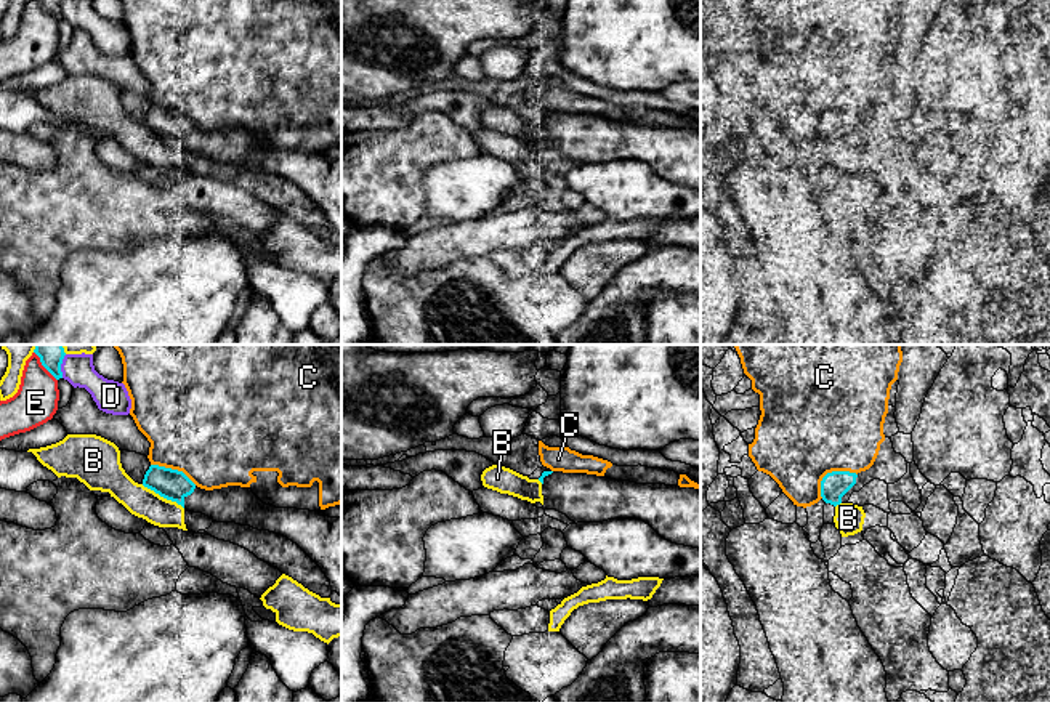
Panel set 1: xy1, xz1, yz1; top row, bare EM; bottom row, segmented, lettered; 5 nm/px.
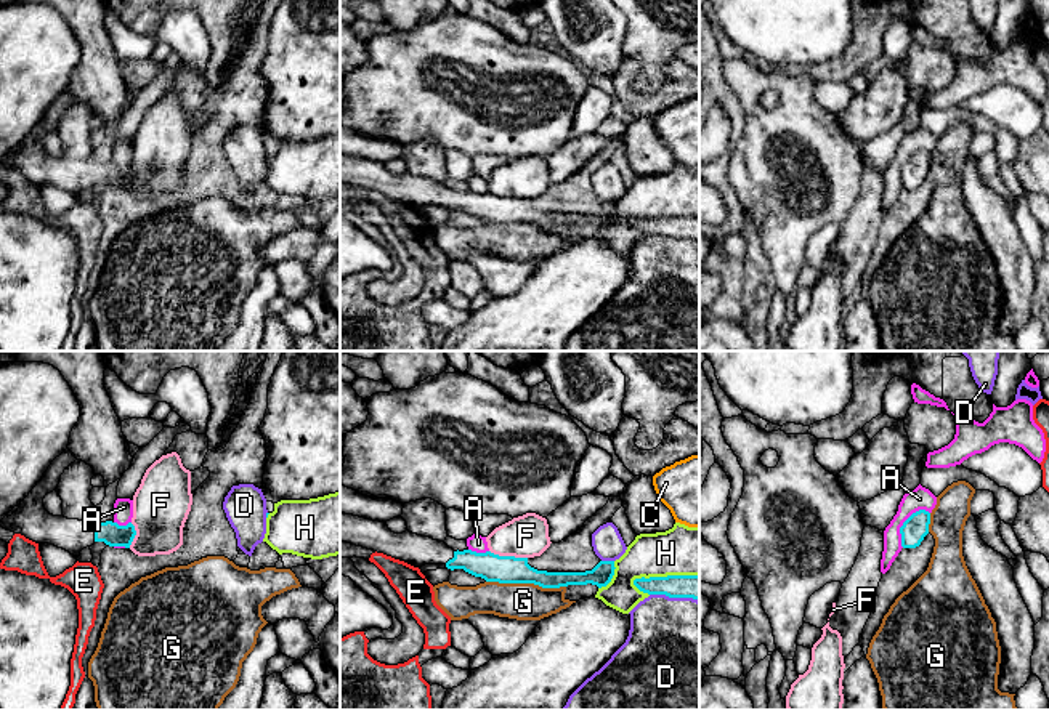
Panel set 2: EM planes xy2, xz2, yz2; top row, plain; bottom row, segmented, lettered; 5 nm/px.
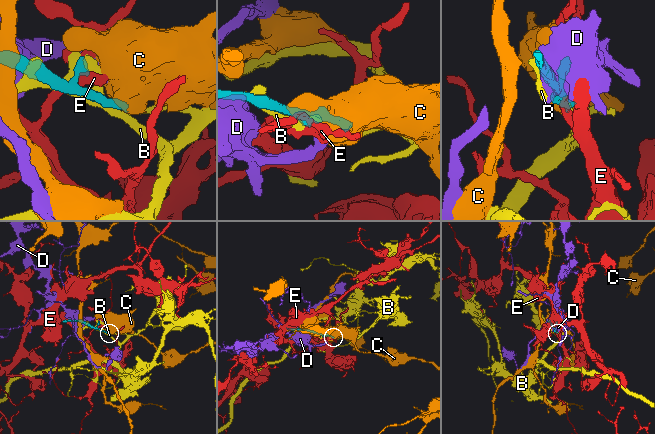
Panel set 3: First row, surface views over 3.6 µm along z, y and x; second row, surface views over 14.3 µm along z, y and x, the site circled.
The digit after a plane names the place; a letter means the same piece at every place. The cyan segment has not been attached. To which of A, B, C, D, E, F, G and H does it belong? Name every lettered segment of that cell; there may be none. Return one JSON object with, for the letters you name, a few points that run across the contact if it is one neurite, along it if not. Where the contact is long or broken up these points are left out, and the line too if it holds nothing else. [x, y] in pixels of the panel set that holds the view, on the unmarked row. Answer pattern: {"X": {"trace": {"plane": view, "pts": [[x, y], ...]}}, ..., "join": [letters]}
{"join": []}

